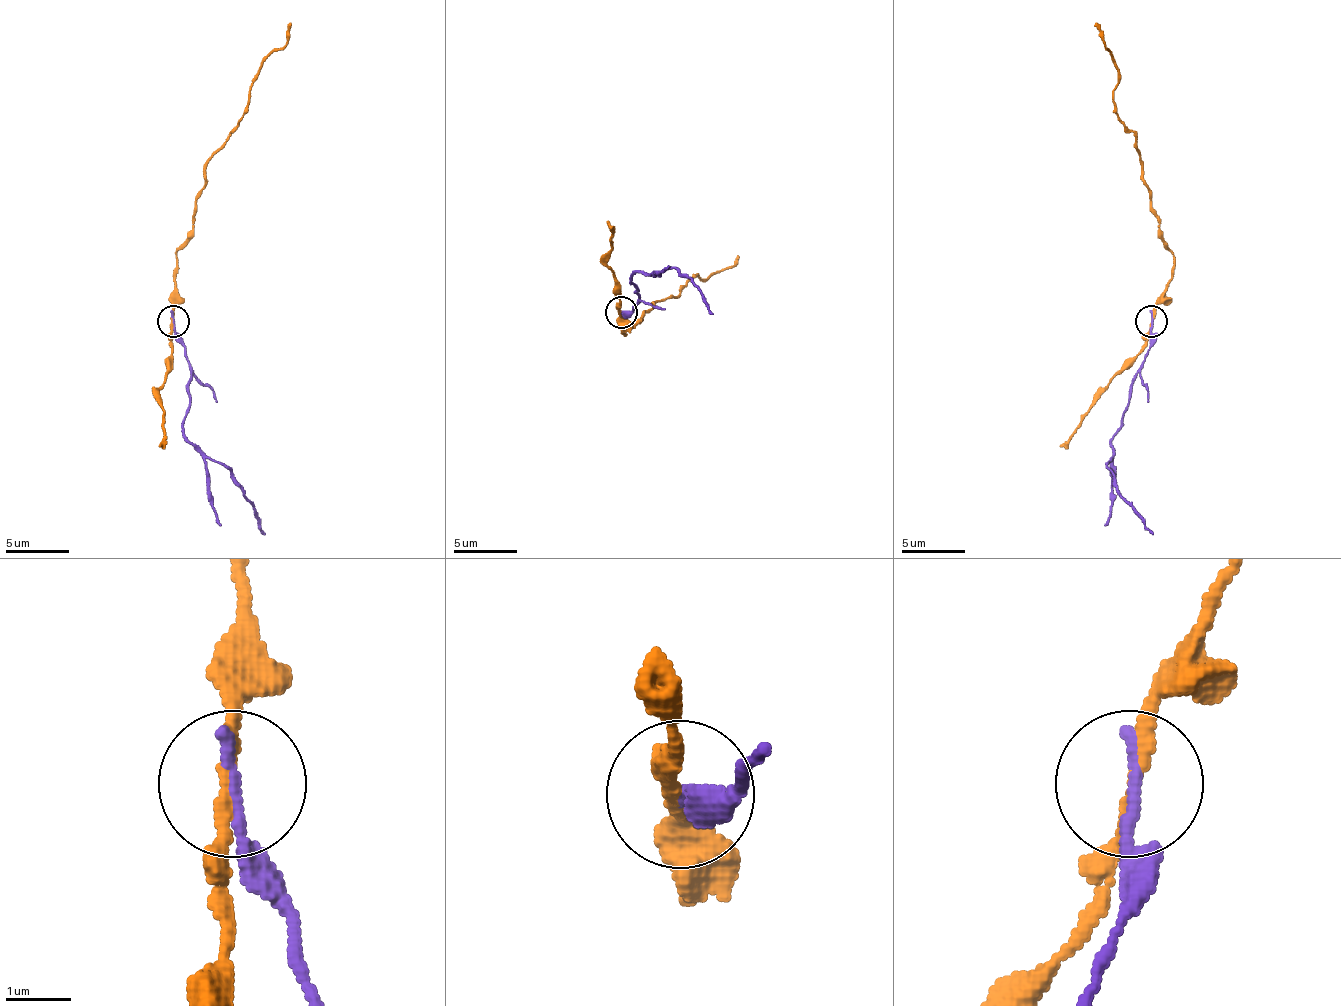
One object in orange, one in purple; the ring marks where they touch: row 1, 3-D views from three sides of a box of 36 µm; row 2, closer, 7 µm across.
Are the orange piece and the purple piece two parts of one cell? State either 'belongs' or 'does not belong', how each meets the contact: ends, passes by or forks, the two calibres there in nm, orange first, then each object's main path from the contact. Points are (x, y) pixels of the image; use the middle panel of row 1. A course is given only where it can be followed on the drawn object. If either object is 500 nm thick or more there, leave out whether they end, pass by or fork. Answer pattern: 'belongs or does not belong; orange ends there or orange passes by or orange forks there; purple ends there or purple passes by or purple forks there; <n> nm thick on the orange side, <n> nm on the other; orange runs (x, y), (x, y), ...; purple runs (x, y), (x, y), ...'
does not belong; orange passes by; purple ends there; 200 nm thick on the orange side, 220 nm on the other; orange runs (620, 311), (623, 334), (652, 305), (674, 298), (697, 273), (706, 279), (735, 263), (738, 257); purple runs (620, 311), (639, 302), (633, 286), (636, 273), (668, 270), (684, 273), (713, 314)

